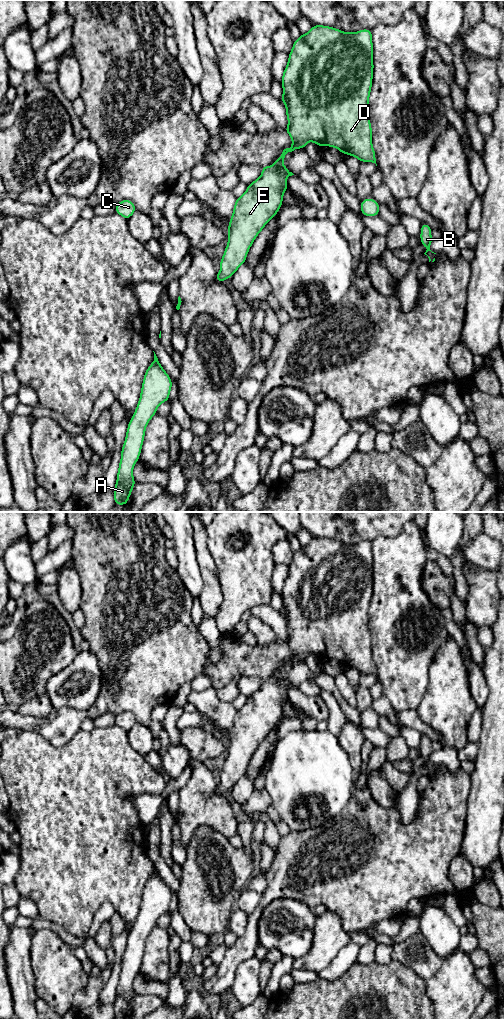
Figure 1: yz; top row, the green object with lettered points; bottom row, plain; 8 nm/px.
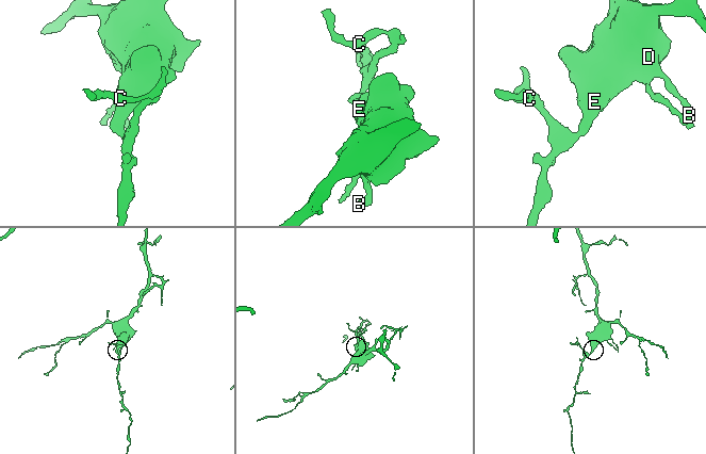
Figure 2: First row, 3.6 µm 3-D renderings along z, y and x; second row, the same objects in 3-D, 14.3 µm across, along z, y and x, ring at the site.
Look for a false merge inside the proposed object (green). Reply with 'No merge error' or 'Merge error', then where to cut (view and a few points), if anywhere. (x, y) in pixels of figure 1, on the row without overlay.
No merge error. No split

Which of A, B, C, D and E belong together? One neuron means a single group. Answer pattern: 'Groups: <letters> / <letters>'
Groups: A B C D E

